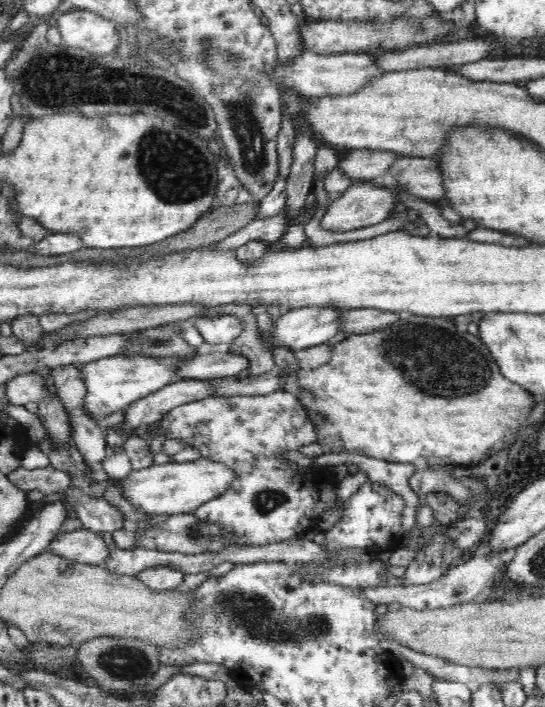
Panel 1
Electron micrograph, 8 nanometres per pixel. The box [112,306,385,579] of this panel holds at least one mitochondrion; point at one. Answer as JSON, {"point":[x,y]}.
{"point":[264,501]}

